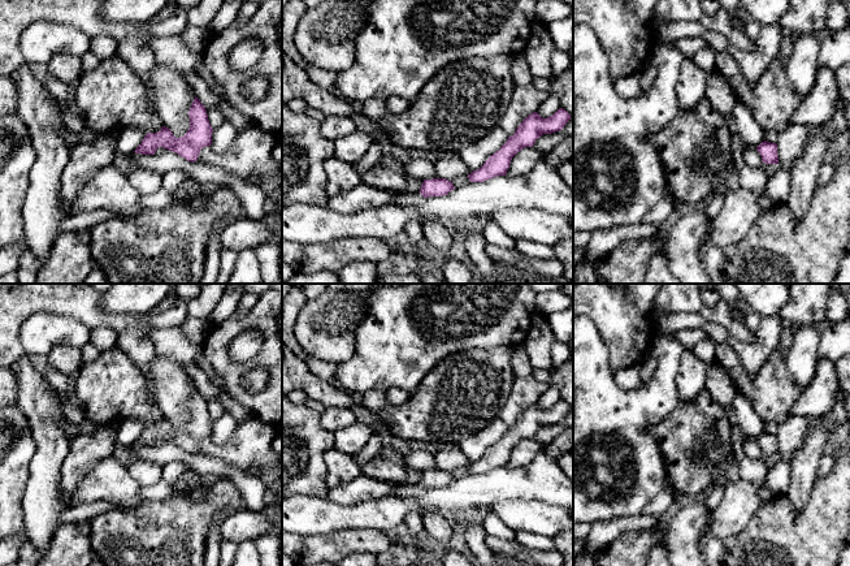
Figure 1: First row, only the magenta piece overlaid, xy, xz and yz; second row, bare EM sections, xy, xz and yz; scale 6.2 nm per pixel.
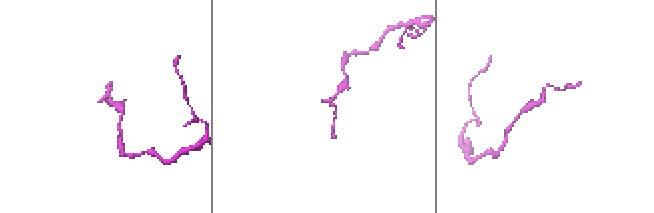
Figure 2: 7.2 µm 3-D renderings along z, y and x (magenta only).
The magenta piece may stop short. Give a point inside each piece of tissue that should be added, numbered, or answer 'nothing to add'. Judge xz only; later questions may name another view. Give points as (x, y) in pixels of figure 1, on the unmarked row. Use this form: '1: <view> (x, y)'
1: xz (403, 491)

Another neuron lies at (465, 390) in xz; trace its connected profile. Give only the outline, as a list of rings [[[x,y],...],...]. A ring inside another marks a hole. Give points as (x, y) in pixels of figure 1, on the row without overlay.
[[[498,346],[459,350],[444,357],[406,403],[396,407],[386,403],[378,420],[389,428],[389,433],[406,441],[457,446],[463,438],[477,433],[499,416],[516,380],[511,366],[512,353],[513,346]]]

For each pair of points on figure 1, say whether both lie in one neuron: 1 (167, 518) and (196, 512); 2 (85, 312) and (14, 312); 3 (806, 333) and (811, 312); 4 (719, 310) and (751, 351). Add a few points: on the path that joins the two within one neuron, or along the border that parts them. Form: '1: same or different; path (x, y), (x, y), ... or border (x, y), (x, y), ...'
1: same; path (174, 518), (189, 518)
2: same; path (68, 302), (31, 302)
3: different; border (810, 324), (798, 327)
4: different; border (718, 324), (741, 341), (751, 341), (755, 337)

